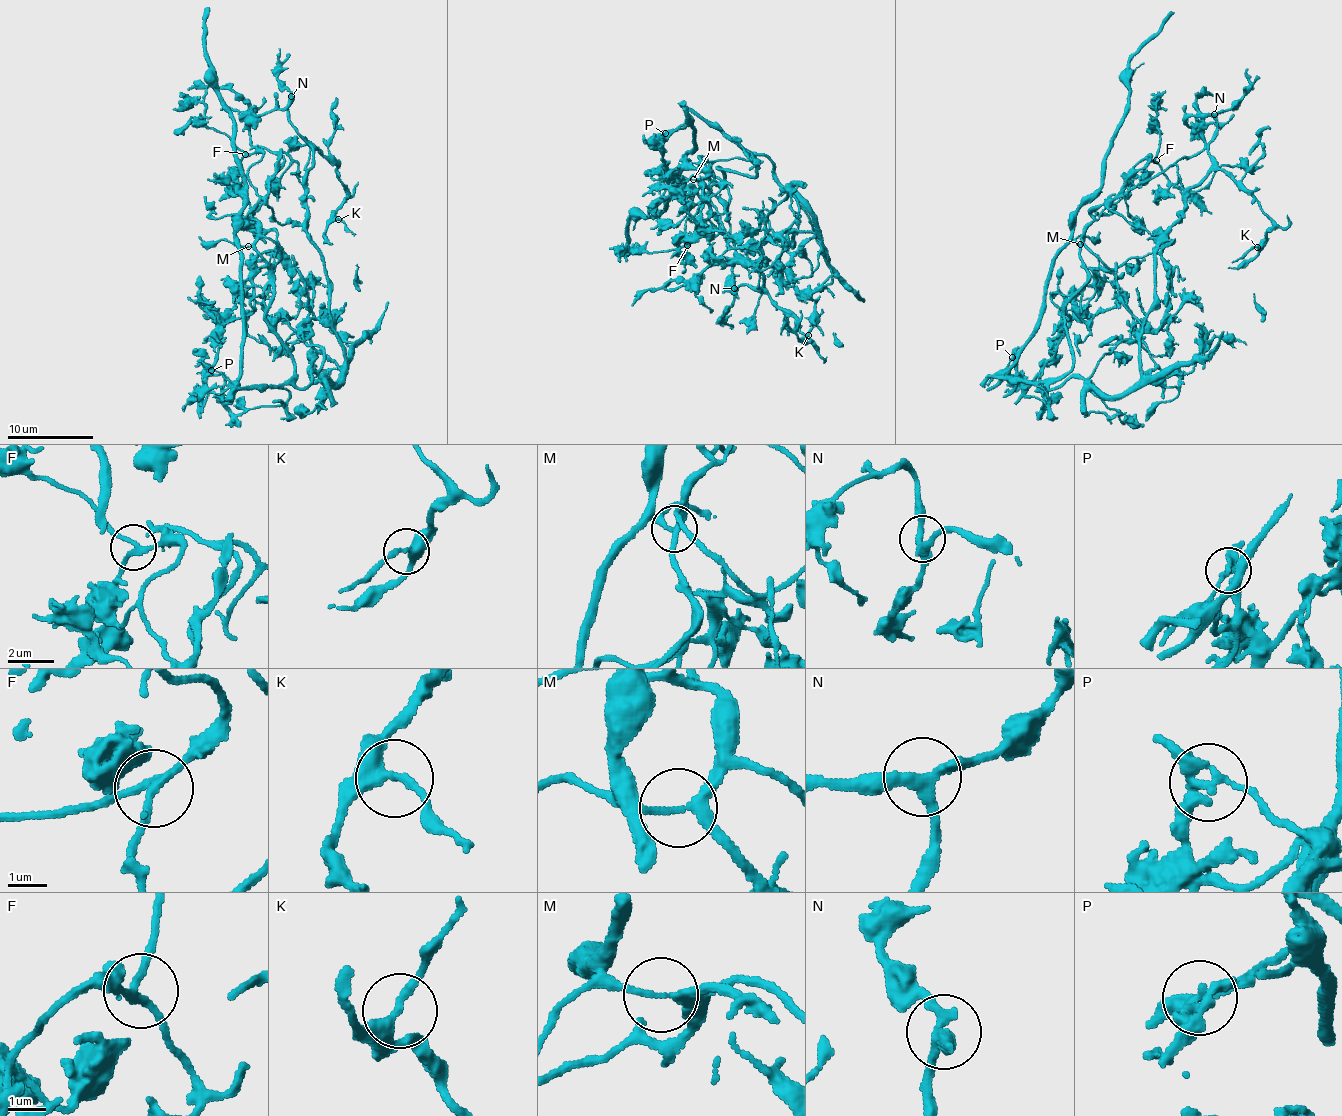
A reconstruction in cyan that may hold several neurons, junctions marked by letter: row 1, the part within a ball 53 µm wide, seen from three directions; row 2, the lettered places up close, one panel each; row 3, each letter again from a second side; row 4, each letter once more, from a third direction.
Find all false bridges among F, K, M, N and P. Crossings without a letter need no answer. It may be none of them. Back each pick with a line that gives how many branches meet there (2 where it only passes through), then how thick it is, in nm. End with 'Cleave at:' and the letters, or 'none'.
M: 3 | 200 nm
P: 3 | 280 nm
Cleave at: M, P

